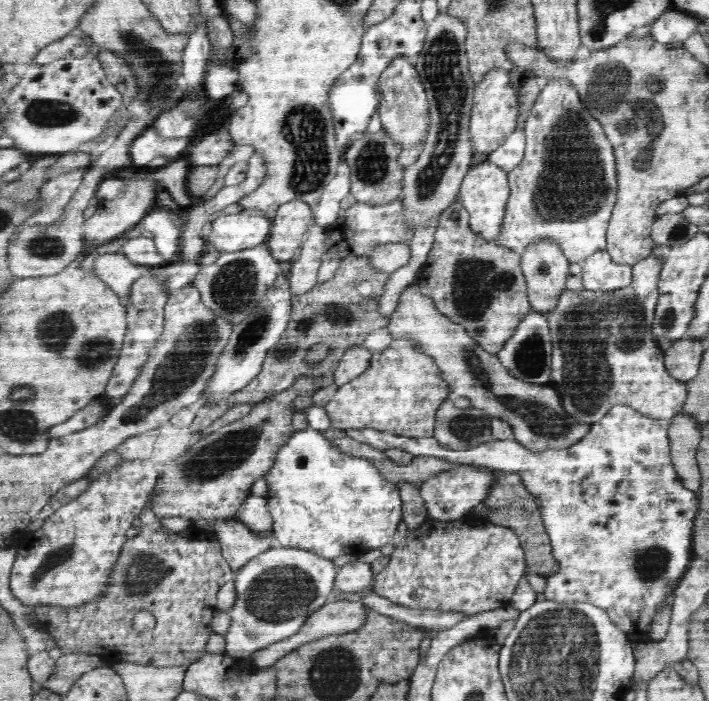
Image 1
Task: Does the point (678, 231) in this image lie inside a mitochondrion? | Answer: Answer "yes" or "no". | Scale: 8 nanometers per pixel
yes

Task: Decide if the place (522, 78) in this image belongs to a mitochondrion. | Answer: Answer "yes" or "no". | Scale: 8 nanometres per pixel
no

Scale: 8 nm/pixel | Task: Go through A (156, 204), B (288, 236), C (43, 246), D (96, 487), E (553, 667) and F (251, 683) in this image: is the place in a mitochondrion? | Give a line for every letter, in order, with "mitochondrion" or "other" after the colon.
A: other
B: other
C: mitochondrion
D: other
E: mitochondrion
F: other

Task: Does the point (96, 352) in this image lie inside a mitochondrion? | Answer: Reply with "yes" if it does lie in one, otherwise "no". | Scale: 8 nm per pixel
yes

